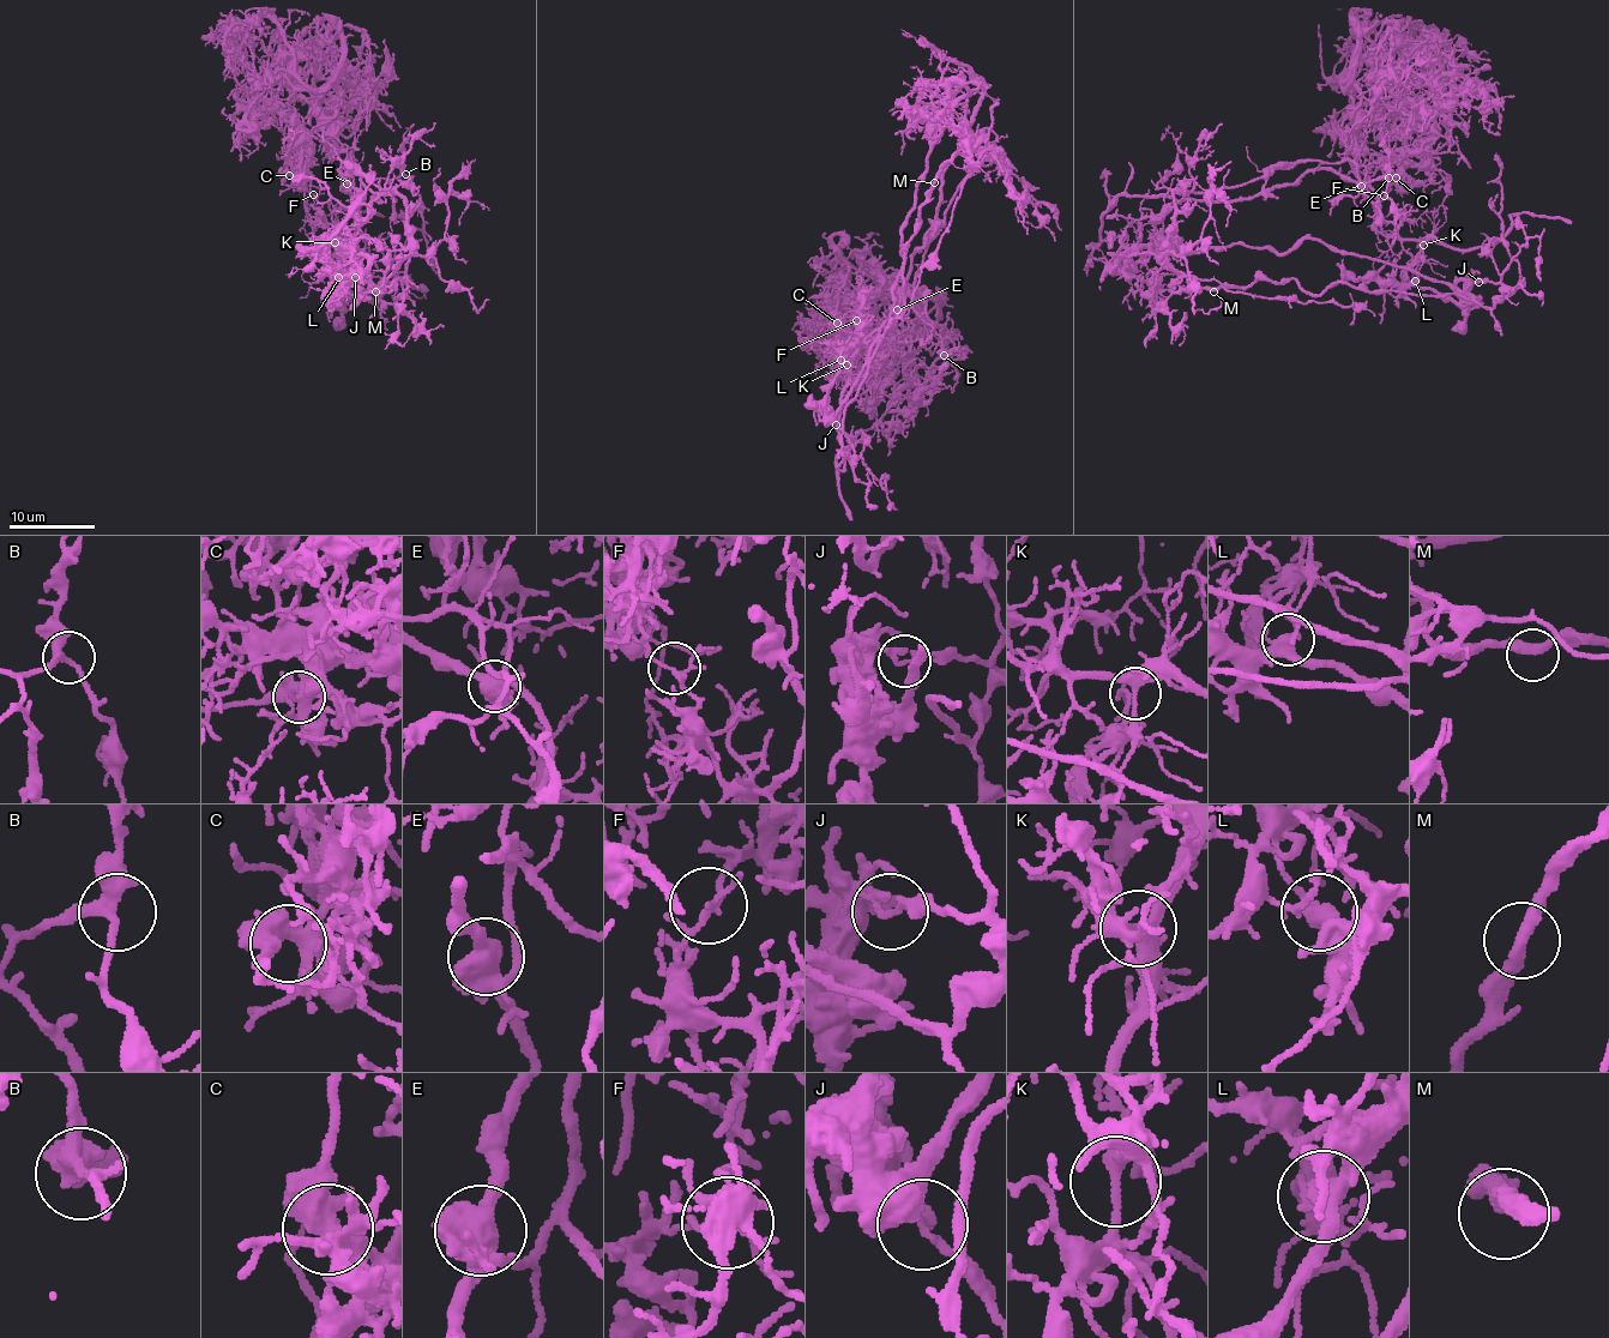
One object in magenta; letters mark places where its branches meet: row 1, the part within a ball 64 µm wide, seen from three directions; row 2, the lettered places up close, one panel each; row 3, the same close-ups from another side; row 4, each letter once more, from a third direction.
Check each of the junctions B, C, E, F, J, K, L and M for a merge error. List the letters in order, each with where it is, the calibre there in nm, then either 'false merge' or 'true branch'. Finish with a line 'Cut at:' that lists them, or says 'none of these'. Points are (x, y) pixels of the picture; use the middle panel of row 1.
B: place (944, 355); calibre 280 nm; true branch
C: place (837, 323); calibre 460 nm; true branch
E: place (897, 309); calibre 500 nm; false merge
F: place (856, 320); calibre 120 nm; false merge
J: place (836, 425); calibre 200 nm; false merge
K: place (847, 365); calibre 280 nm; true branch
L: place (841, 360); calibre 340 nm; false merge
M: place (934, 182); calibre 320 nm; true branch
Cut at: E, F, J, L

